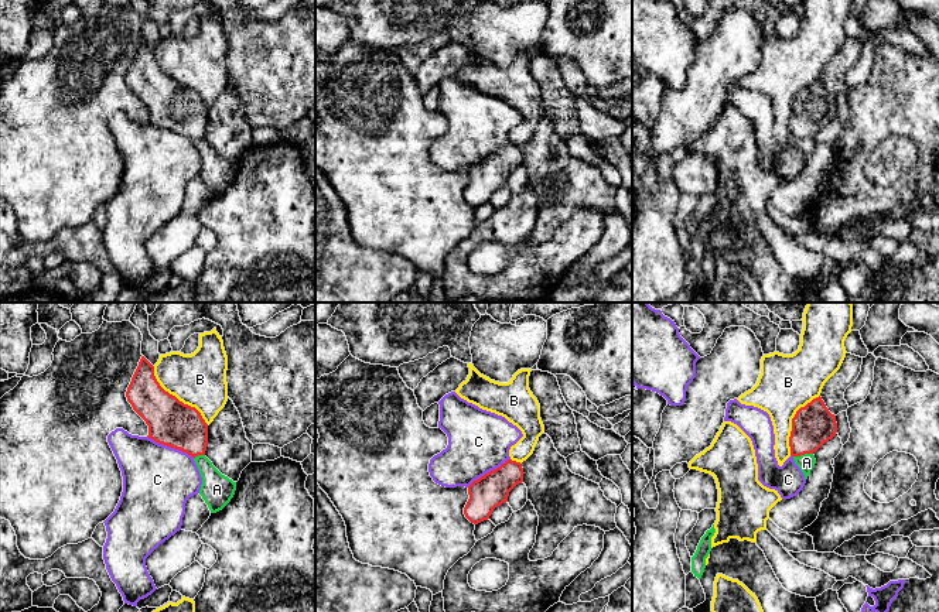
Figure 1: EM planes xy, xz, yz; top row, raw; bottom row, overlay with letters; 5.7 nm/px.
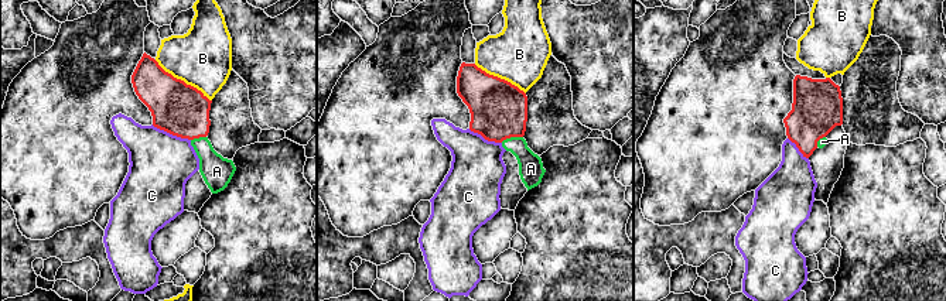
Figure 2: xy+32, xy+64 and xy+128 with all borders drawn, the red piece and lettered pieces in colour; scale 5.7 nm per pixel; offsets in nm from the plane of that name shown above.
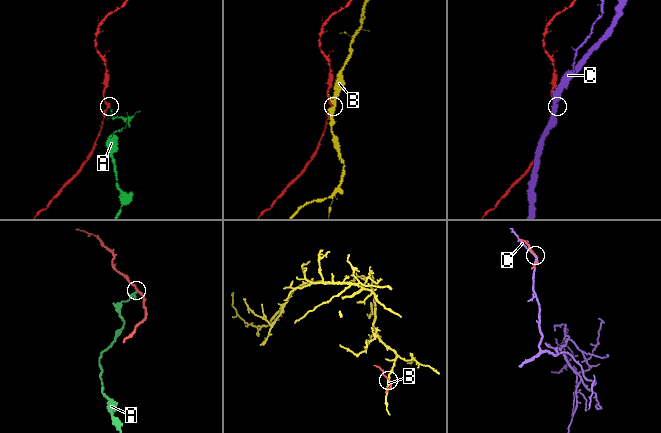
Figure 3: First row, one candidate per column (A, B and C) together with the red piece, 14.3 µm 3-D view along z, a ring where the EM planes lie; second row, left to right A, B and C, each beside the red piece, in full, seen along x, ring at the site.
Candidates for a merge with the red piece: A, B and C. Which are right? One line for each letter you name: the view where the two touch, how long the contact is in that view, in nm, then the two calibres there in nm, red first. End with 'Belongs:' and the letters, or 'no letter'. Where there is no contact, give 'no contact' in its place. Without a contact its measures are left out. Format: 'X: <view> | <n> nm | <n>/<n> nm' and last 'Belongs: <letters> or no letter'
Belongs: no letter

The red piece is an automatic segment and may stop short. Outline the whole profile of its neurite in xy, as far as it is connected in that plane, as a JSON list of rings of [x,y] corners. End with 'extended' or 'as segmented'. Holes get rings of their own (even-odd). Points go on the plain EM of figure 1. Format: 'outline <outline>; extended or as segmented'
outline [[[141,40],[126,75],[133,93],[148,109],[148,122],[187,136],[205,139],[208,107],[201,96],[165,75],[154,59],[154,49]]]; as segmented

